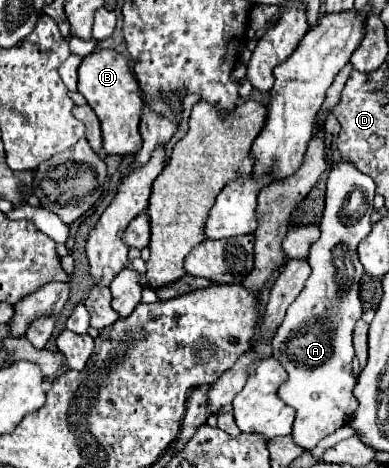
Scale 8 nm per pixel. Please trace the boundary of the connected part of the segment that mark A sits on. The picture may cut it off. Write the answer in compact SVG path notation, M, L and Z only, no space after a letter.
M341 161L331 169L327 177L325 211L319 221L321 237L313 243L307 259L313 273L303 293L289 305L285 321L271 341L273 357L287 371L287 379L279 387L279 397L297 411L291 437L303 449L313 449L323 437L347 425L357 409L357 399L353 395L357 379L351 371L351 335L355 321L363 313L359 279L365 273L357 257L357 247L371 231L369 215L373 211L373 197L373 179L357 171L351 163Z

